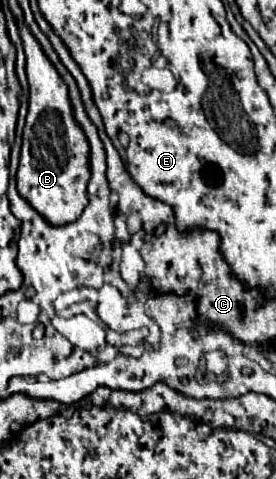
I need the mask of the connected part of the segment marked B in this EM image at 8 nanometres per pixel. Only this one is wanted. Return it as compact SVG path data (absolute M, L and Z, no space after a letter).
M19 20L17 24L25 48L25 70L29 80L29 112L23 130L17 190L51 226L65 226L75 222L87 206L87 182L91 176L89 142L73 118L65 82L43 54L39 42L25 22Z

